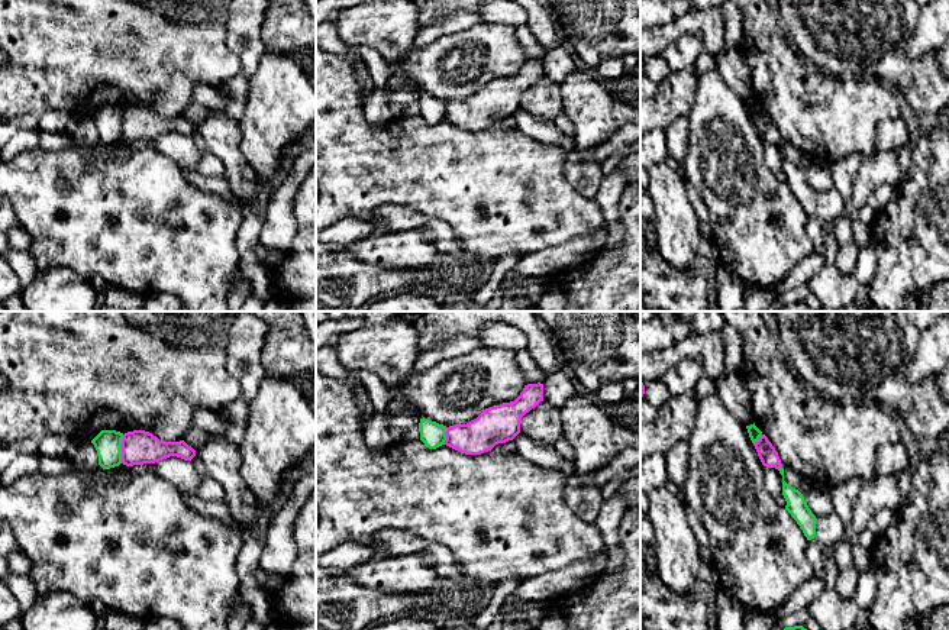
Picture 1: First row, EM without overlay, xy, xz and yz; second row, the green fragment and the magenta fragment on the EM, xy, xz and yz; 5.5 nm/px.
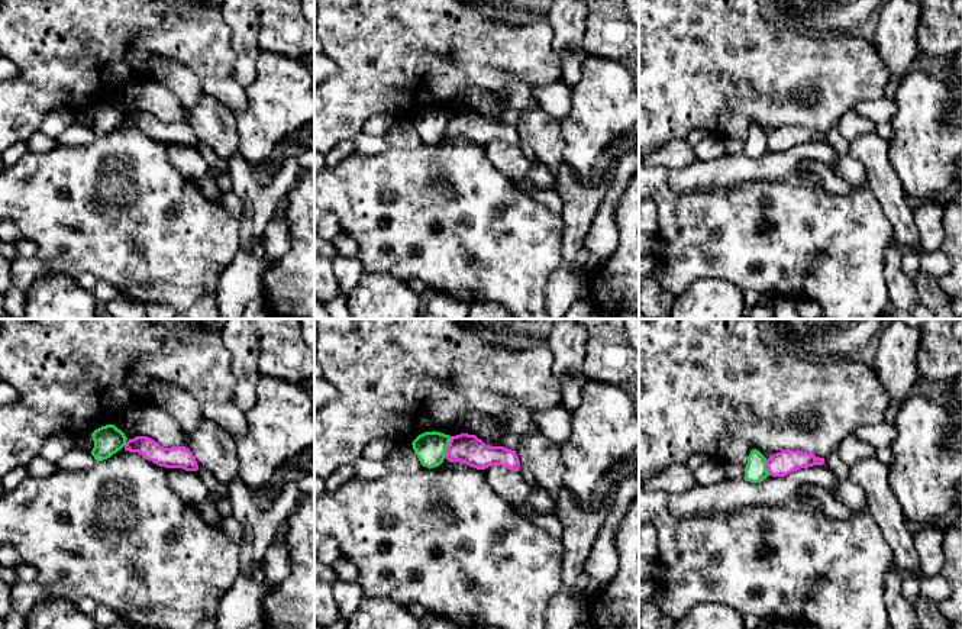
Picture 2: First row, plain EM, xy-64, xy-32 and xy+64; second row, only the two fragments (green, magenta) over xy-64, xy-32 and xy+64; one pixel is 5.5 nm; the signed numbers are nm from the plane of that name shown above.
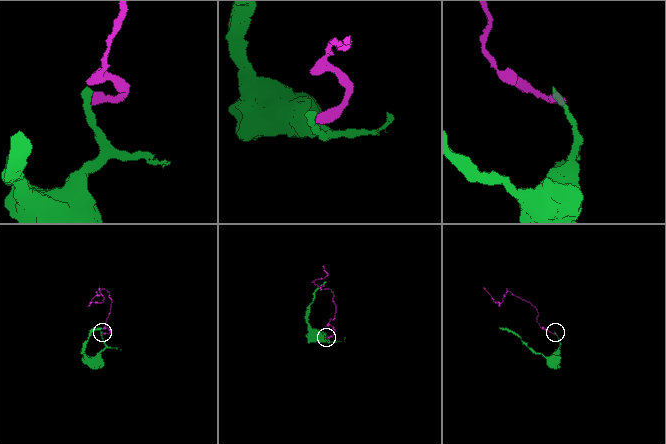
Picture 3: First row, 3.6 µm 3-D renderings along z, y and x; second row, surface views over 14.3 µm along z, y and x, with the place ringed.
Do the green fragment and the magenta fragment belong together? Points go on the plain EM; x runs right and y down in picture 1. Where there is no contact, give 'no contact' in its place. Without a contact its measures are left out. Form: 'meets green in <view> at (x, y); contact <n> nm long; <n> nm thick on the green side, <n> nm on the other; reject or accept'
meets green in xy at (120, 125); contact 160 nm long; 150 nm thick on the green side, 190 nm on the other; reject

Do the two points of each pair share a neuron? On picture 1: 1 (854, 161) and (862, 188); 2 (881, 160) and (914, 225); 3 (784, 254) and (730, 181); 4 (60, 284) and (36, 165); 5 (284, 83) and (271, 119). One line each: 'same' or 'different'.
1: different
2: different
3: same
4: different
5: same

